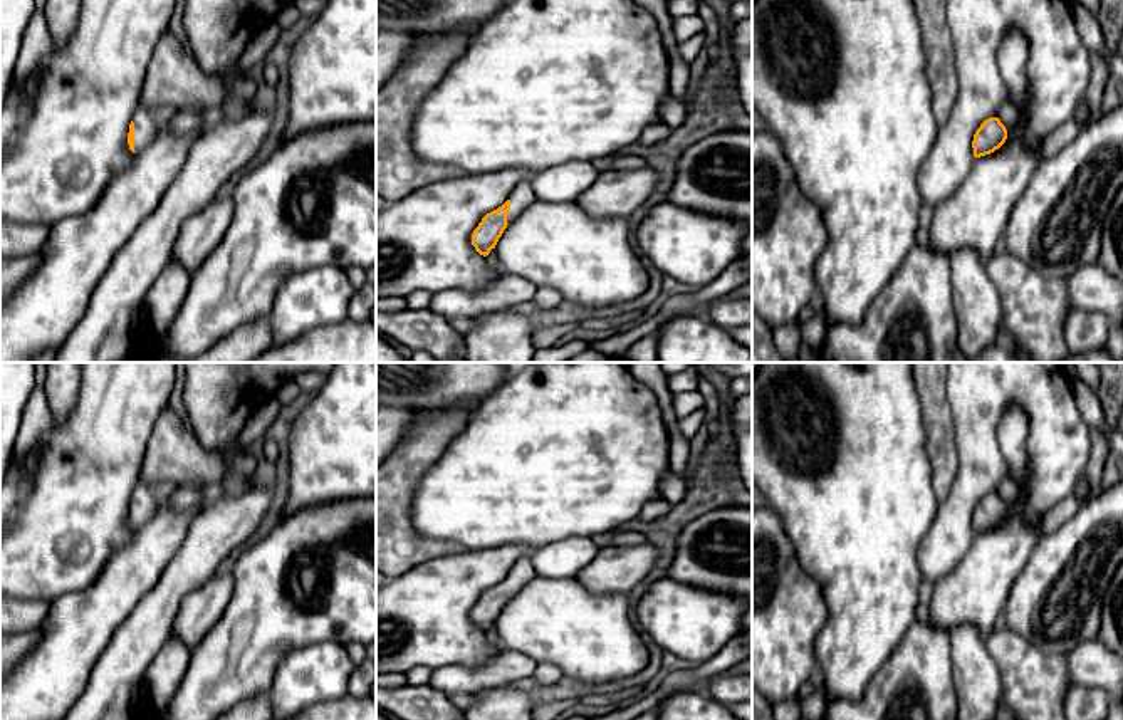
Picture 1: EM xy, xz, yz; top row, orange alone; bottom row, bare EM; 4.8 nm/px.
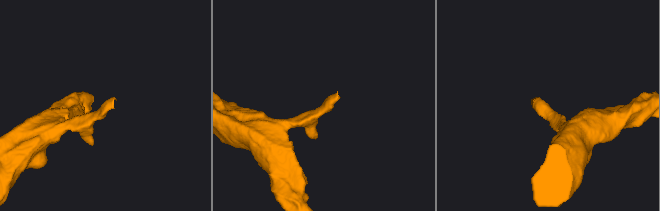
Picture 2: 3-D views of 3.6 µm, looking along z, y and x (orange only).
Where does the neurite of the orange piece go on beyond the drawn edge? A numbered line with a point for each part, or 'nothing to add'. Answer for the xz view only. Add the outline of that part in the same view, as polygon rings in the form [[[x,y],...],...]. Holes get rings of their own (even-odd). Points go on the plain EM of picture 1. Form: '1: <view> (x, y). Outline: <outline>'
1: xz (522, 571). Outline: [[[530,557],[519,559],[512,566],[509,576],[510,576],[510,586],[507,589],[507,599],[517,594],[527,582],[530,582],[535,577],[535,569],[532,566]]]

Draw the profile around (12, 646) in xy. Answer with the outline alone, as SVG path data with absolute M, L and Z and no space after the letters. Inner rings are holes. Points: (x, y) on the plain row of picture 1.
M39 628L20 634L0 633L0 680L39 641Z

